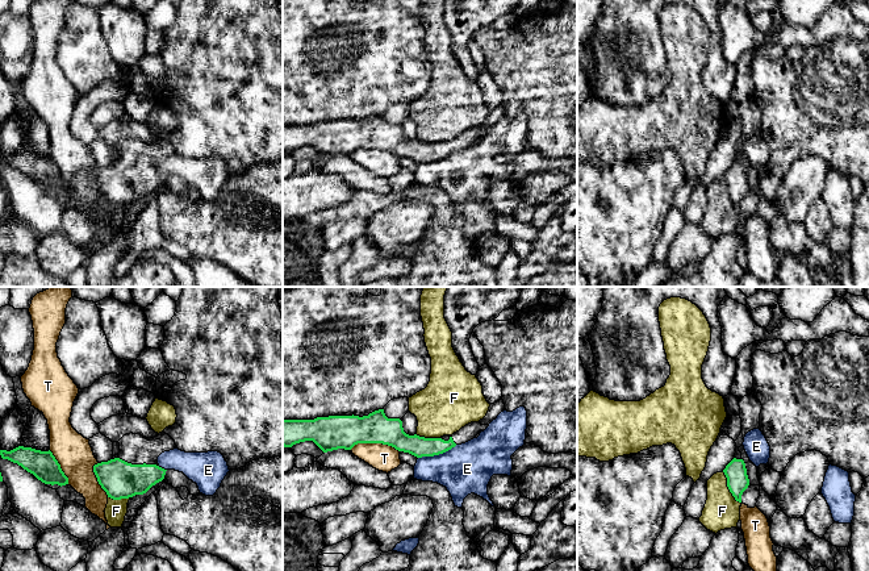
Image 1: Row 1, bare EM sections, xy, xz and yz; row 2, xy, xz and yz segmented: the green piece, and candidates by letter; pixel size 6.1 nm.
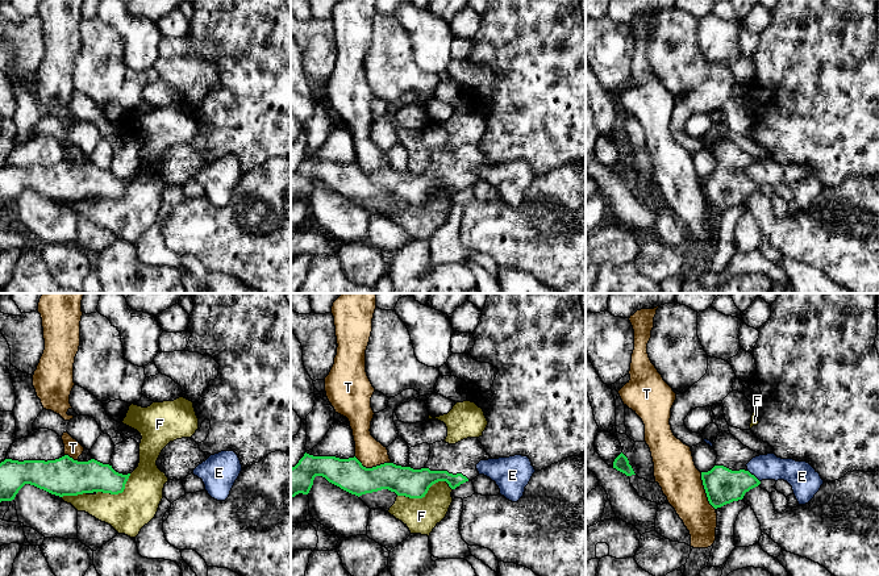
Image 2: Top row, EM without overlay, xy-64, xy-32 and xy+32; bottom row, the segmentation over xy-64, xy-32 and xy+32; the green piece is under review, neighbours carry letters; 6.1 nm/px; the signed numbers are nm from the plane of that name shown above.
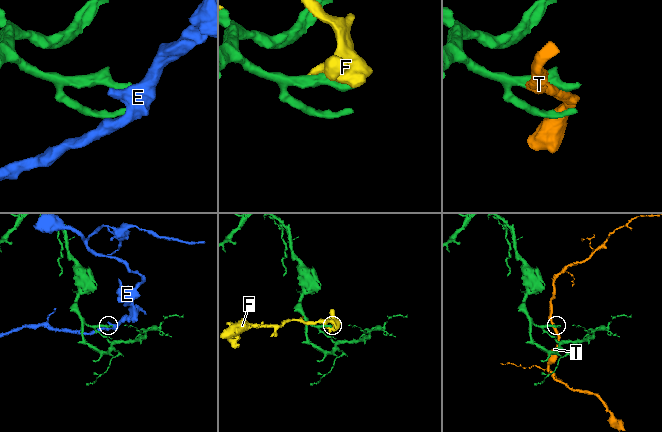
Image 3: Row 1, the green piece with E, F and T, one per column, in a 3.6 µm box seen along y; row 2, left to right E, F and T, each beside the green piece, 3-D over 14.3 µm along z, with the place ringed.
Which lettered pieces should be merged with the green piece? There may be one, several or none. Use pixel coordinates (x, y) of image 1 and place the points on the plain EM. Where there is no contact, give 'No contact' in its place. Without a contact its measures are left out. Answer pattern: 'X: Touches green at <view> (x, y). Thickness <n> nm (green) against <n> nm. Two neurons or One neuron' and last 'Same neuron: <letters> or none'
E: Touches green at xz (437, 159). Thickness 130 nm (green) against 300 nm. Two neurons
F: Touches green at yz (728, 194). Thickness 140 nm (green) against 220 nm. Two neurons
T: Touches green at xz (375, 148). Thickness 200 nm (green) against 160 nm. Two neurons
Same neuron: none

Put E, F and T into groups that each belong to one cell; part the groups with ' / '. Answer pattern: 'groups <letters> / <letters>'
groups E / F / T

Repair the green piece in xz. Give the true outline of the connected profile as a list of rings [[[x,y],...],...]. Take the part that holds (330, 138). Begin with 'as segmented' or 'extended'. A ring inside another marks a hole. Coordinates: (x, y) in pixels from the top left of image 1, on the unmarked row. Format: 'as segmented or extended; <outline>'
extended; [[[384,114],[368,121],[329,121],[314,125],[283,125],[283,151],[313,146],[323,158],[344,154],[358,149],[383,149],[417,163],[443,159],[456,150],[465,149],[484,137],[489,130],[471,128],[452,141],[425,143],[404,137],[400,124],[388,124]]]

